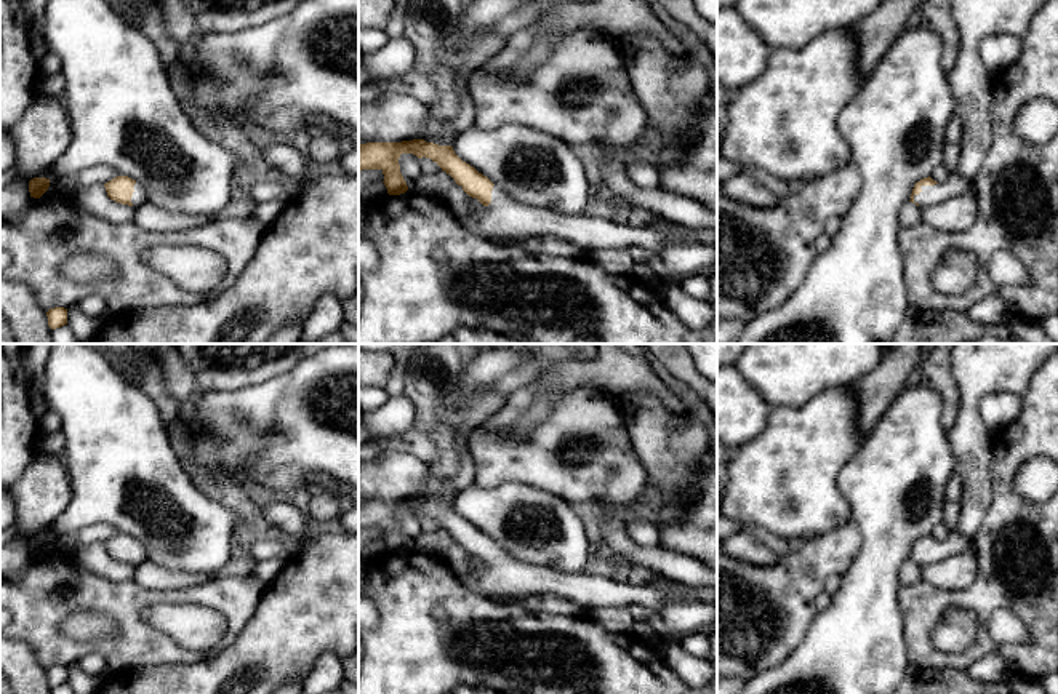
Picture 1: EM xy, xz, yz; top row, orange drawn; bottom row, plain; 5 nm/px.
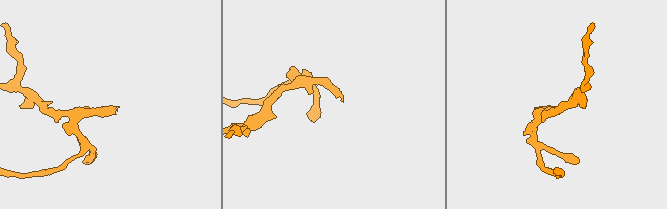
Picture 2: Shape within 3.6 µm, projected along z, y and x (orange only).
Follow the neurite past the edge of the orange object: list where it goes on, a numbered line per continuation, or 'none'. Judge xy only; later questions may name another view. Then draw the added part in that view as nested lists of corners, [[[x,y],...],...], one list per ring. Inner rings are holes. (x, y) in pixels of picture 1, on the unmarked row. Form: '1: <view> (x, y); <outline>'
1: xy (140, 555); [[[134,542],[134,550],[131,555],[133,566],[141,564],[142,561],[147,561],[146,547],[141,542]]]

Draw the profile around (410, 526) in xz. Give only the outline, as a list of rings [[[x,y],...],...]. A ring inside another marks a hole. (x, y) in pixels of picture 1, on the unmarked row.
[[[402,512],[399,517],[399,523],[407,544],[418,539],[424,531],[419,523],[419,517],[413,512]]]

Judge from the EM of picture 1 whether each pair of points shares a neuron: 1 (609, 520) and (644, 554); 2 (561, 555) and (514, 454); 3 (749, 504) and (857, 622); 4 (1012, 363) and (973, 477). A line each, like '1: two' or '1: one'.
1: one
2: two
3: two
4: one

